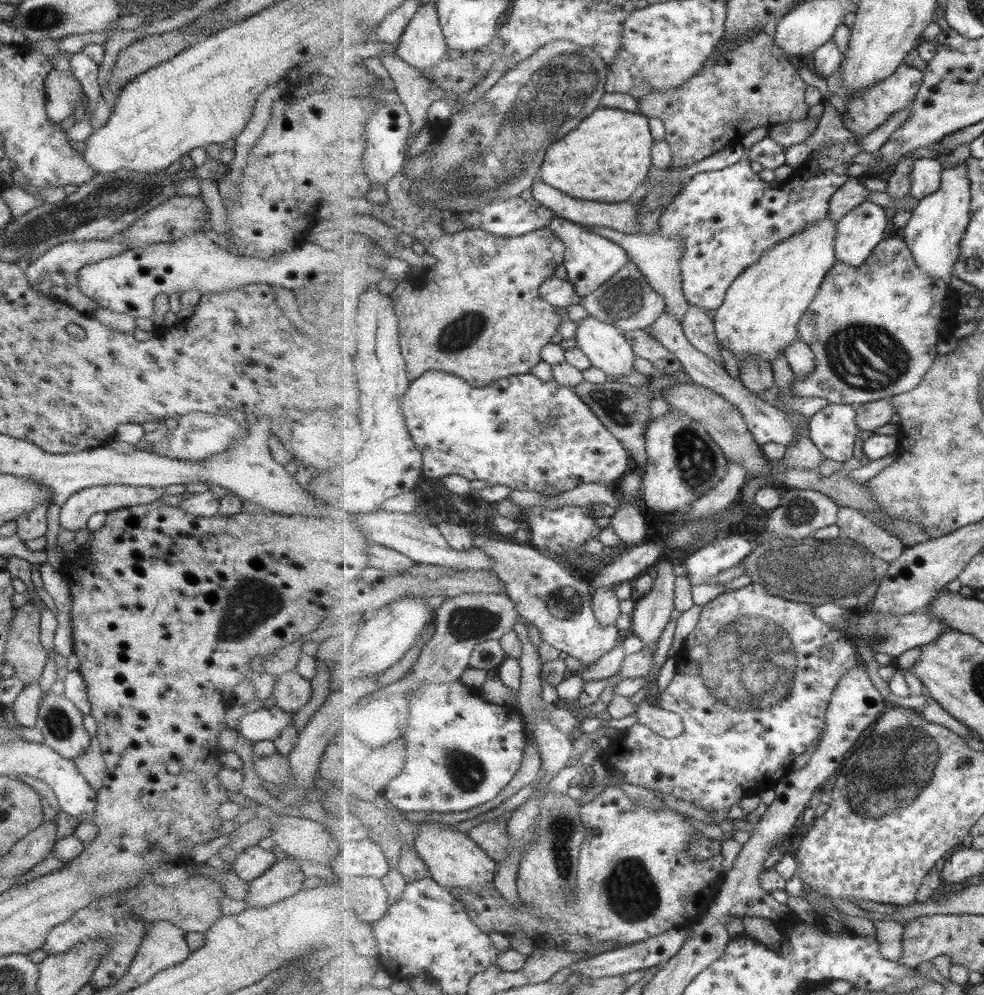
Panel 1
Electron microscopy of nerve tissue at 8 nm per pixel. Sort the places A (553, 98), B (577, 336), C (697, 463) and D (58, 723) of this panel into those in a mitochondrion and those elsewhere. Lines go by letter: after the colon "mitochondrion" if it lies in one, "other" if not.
A: mitochondrion
B: other
C: mitochondrion
D: mitochondrion

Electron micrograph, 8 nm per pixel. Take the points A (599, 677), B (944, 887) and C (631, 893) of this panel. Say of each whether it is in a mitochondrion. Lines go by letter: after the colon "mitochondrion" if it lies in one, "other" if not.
A: other
B: other
C: mitochondrion

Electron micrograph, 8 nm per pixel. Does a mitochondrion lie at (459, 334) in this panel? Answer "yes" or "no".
yes

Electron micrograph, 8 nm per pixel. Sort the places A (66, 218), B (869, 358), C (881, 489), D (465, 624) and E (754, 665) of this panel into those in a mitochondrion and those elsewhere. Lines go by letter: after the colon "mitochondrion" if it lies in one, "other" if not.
A: mitochondrion
B: mitochondrion
C: other
D: mitochondrion
E: mitochondrion

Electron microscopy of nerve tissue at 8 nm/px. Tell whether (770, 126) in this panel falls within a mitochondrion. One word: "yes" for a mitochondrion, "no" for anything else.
no

